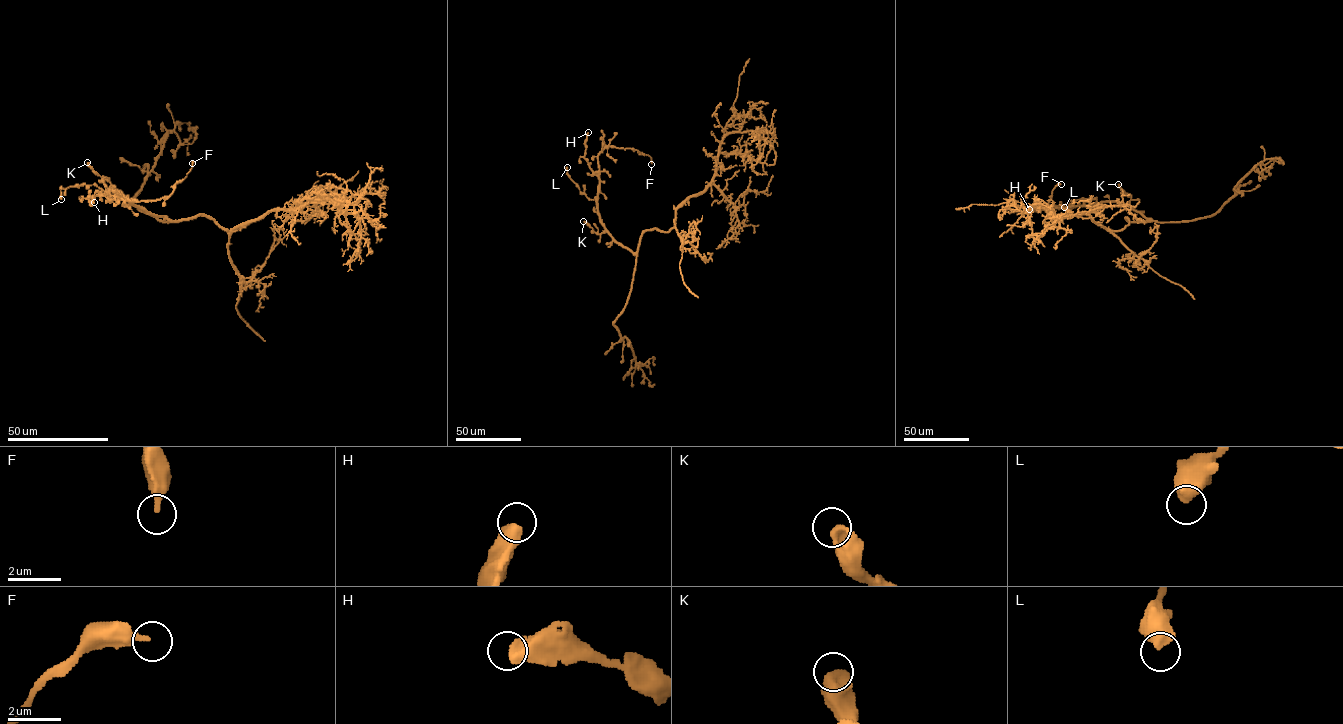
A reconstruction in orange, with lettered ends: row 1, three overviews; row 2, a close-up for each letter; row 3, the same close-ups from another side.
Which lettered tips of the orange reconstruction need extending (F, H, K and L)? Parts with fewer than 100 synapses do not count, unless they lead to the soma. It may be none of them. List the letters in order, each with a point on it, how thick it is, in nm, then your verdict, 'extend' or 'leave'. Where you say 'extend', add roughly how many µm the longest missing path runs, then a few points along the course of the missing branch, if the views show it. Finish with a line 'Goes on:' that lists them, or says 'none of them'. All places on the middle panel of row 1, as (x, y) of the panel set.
F: place (651, 164); calibre 300 nm; leave
H: place (588, 132); calibre 550 nm; leave
K: place (583, 221); calibre 500 nm; leave
L: place (567, 167); calibre 600 nm; leave
Goes on: none of them

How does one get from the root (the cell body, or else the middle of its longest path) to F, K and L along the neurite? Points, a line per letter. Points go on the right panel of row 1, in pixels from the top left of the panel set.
F: (1126, 219), (1149, 220), (1117, 202), (1069, 208), (1046, 205), (1044, 208), (1052, 190), (1061, 184)
K: (1126, 219), (1149, 220), (1128, 204), (1131, 196), (1118, 184)
L: (1126, 219), (1149, 220), (1125, 204), (1097, 202), (1095, 198), (1070, 201), (1064, 207)

